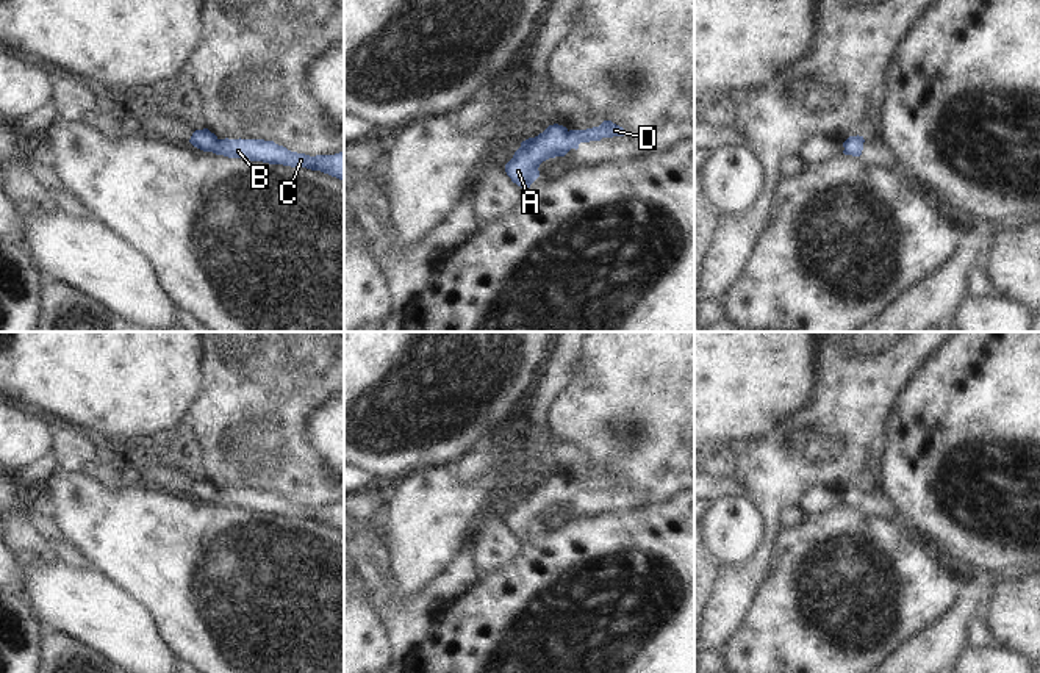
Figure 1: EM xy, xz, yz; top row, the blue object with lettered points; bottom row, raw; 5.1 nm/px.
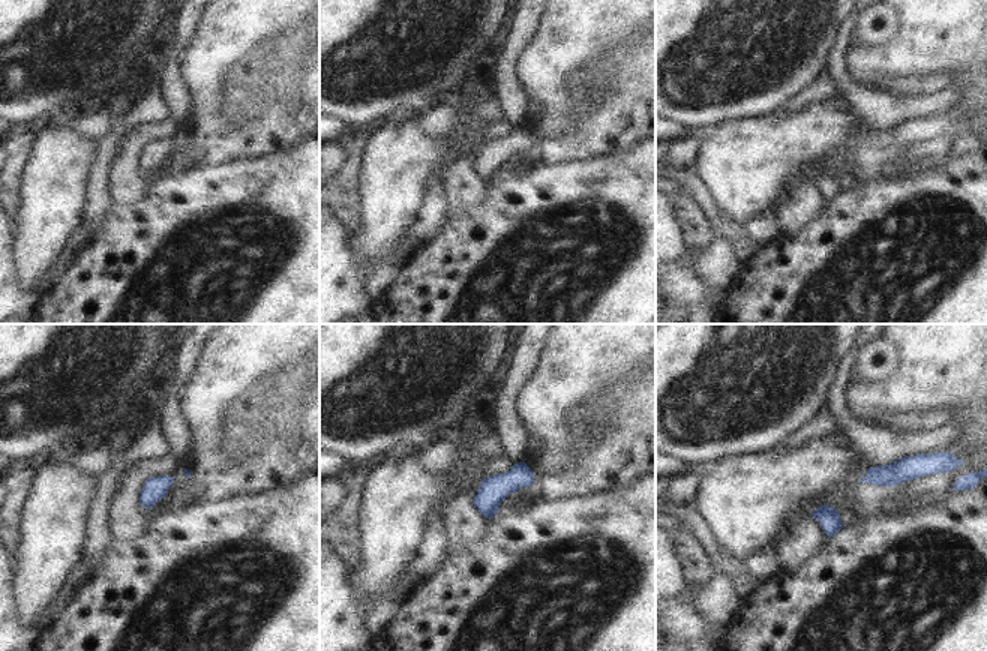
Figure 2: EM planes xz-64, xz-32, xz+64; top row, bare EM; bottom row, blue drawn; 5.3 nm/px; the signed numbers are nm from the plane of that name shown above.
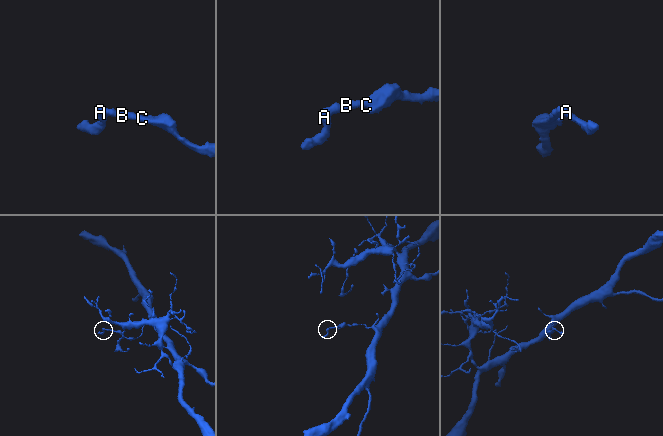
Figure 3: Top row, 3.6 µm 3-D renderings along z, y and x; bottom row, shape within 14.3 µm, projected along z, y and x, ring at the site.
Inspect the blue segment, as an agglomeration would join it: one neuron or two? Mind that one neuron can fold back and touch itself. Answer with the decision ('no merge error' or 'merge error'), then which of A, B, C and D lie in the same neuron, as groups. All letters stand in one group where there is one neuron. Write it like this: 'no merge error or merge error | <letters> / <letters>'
no merge error | A B C D

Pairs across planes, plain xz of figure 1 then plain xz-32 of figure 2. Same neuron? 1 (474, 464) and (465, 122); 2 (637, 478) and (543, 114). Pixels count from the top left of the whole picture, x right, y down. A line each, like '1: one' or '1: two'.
1: two
2: one

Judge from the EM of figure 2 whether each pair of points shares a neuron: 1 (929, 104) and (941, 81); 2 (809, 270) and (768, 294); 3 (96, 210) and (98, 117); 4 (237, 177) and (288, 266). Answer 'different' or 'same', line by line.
1: different
2: same
3: different
4: same

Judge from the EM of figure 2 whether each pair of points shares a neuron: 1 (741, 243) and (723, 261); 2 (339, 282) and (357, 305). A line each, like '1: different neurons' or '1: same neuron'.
1: different neurons
2: same neuron

